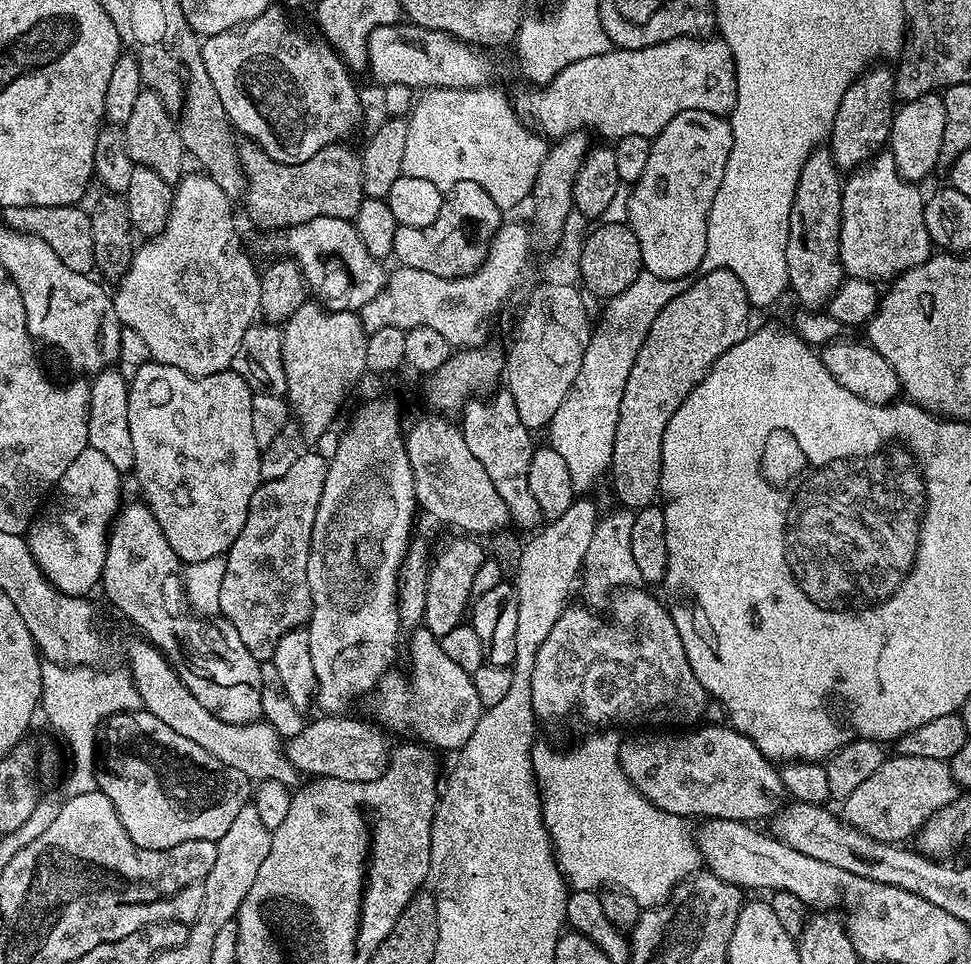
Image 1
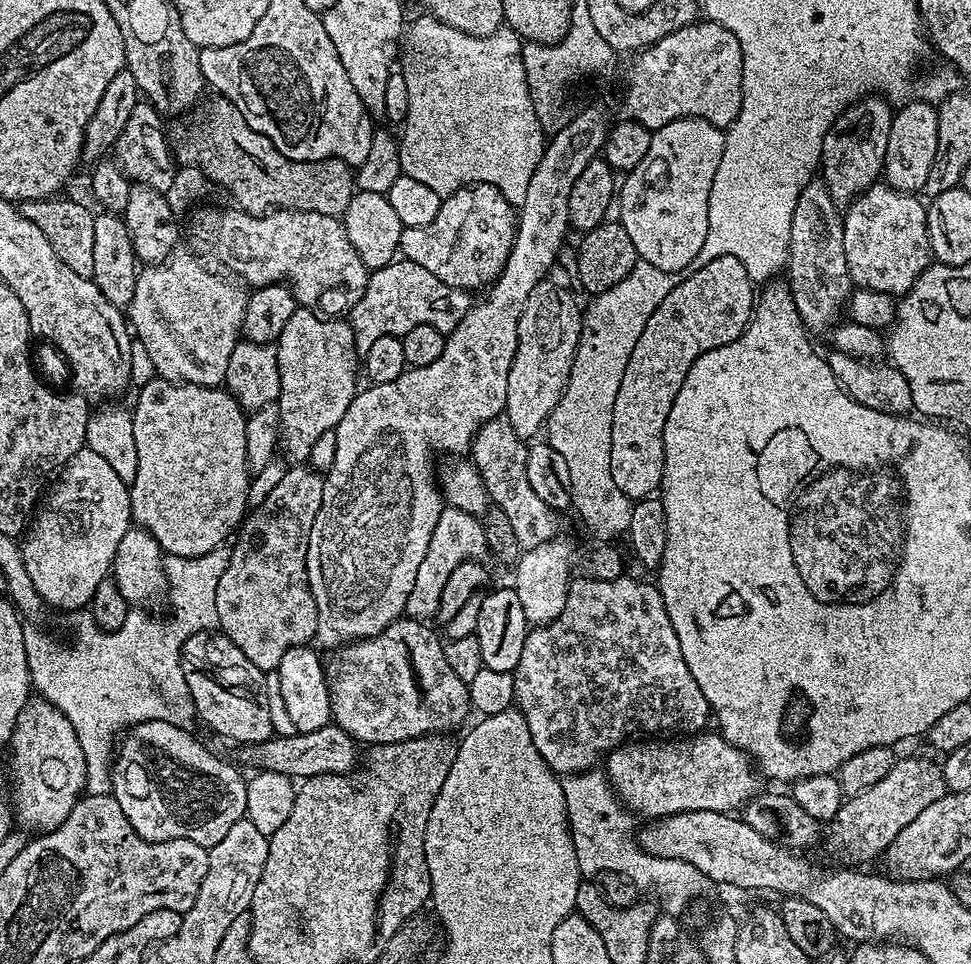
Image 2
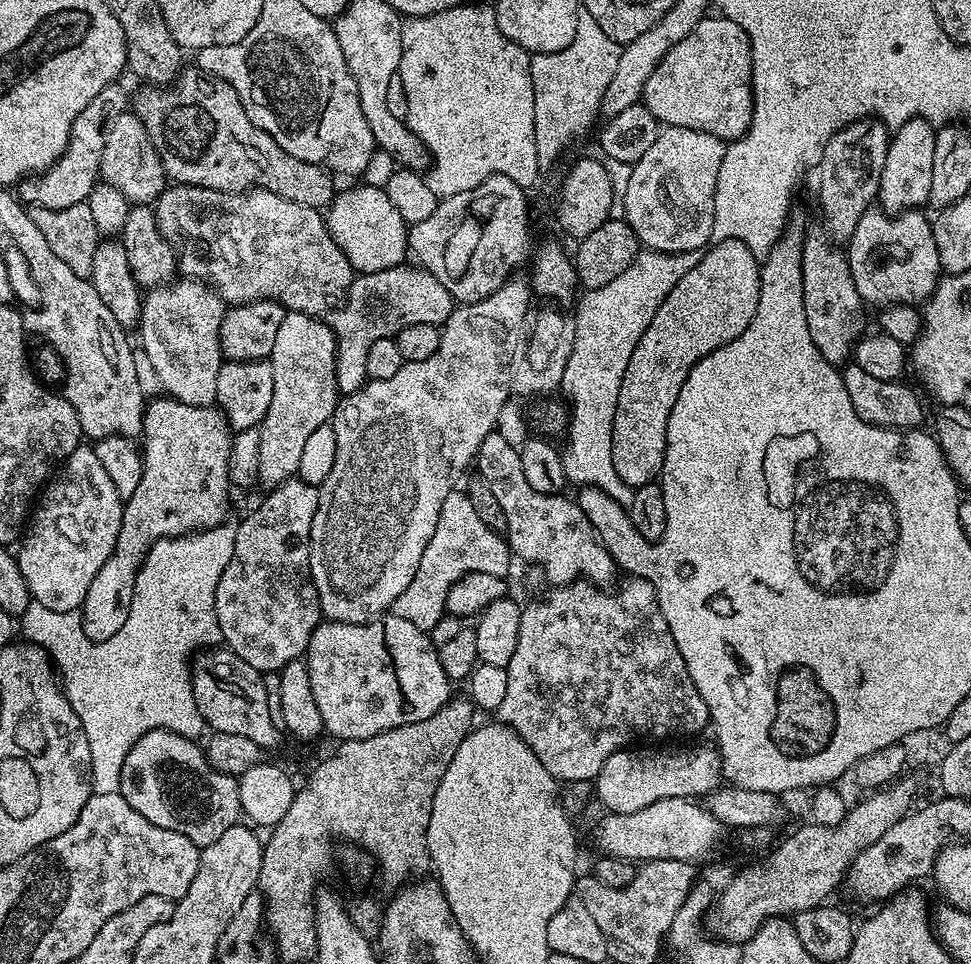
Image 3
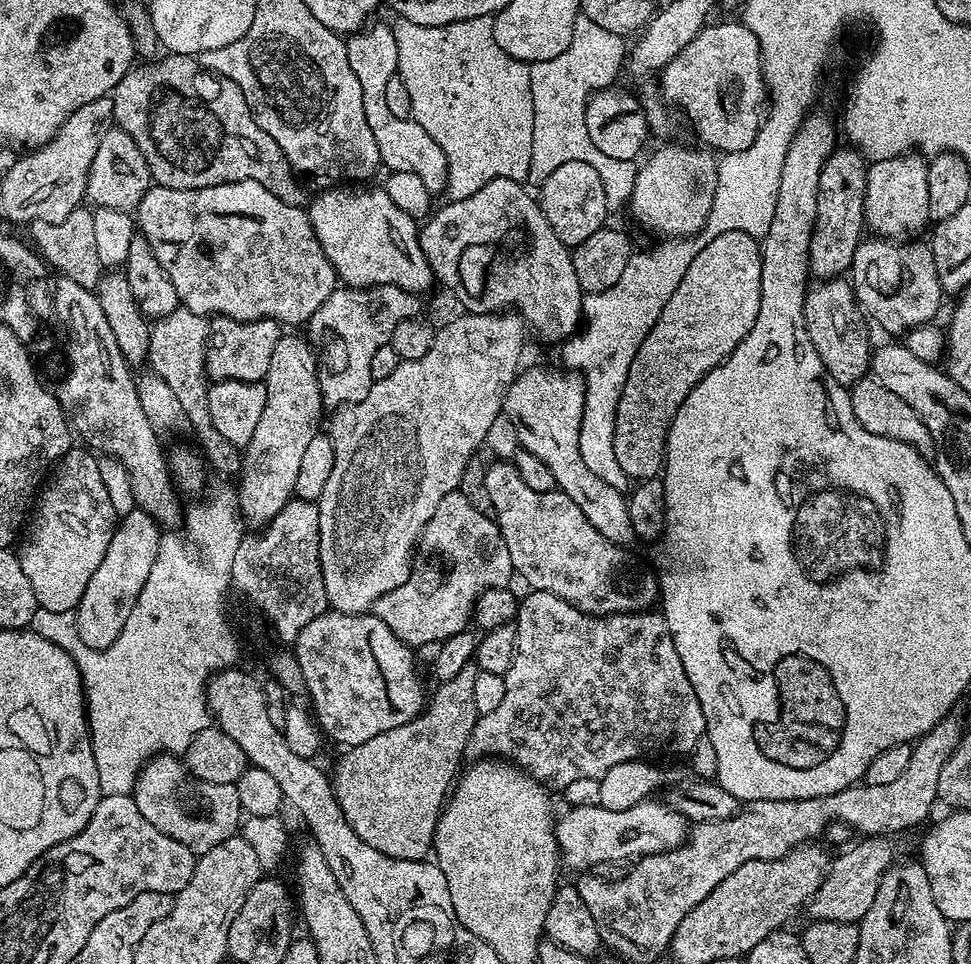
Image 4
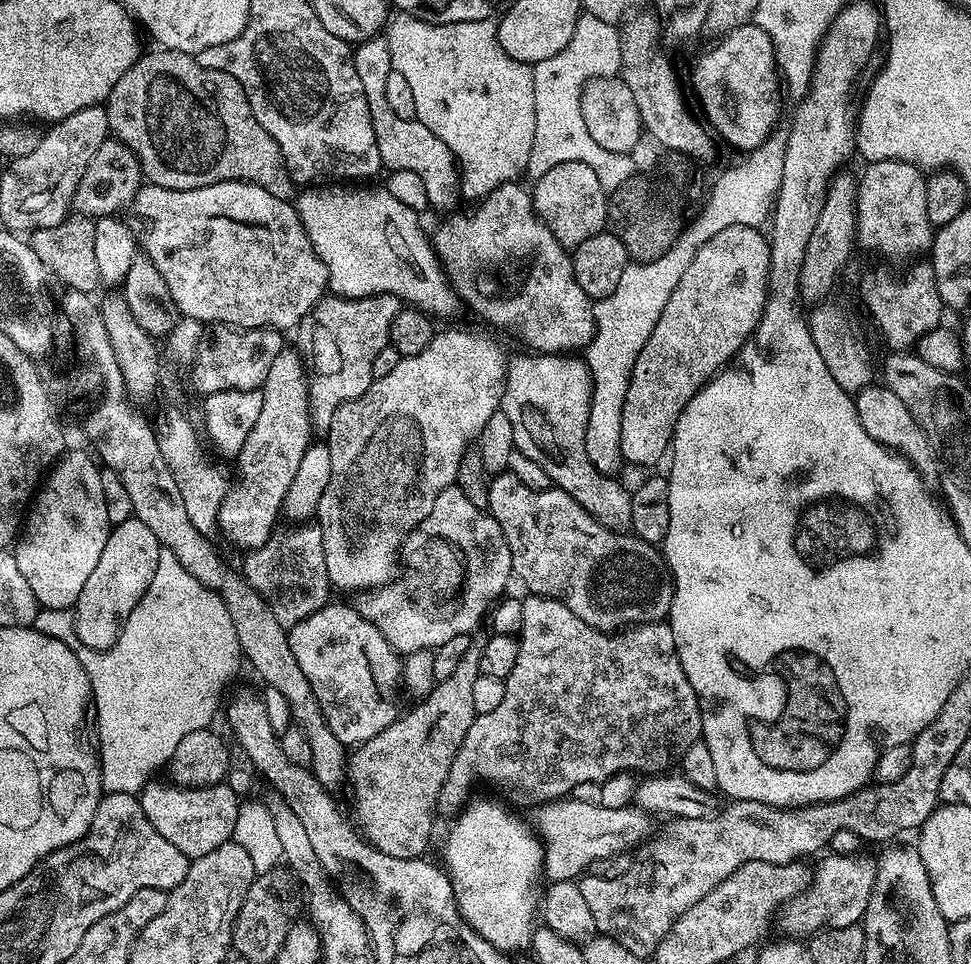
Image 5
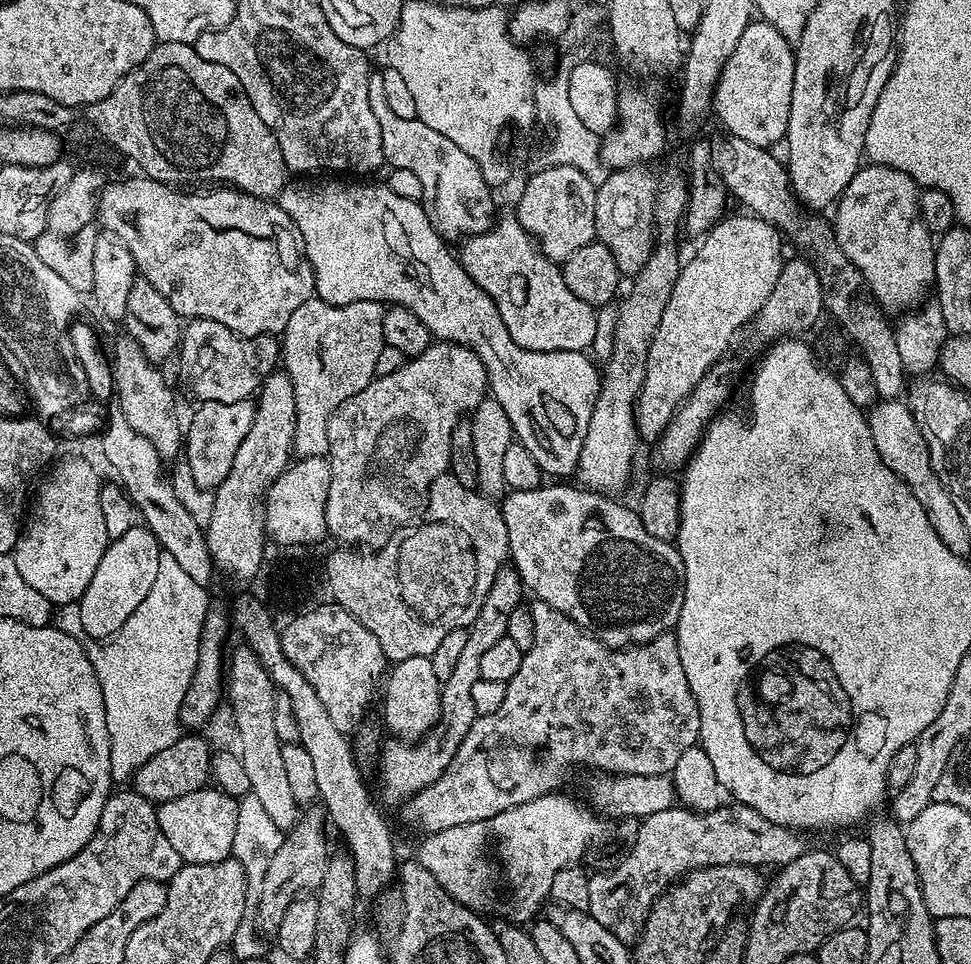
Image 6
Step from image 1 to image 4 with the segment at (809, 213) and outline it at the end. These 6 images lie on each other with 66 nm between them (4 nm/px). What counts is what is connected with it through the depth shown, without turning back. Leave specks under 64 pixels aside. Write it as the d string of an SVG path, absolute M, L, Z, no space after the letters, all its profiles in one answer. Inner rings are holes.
M833 278L813 283L805 293L803 318L814 350L818 351L823 366L839 385L850 388L869 373L872 345L866 314L847 279Z

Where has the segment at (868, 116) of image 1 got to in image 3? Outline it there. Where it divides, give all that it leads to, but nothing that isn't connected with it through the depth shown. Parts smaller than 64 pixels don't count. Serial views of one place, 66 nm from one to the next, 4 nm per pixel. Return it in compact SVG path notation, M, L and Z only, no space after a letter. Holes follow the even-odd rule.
M861 118L835 132L826 142L818 165L820 212L824 215L822 228L832 242L850 239L854 226L858 226L858 218L873 207L880 191L882 166L886 166L889 139L890 130L881 120Z

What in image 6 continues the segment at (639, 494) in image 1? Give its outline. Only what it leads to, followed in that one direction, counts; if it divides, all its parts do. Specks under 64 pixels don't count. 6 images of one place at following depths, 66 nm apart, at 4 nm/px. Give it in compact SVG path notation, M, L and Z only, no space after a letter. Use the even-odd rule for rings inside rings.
M744 214L746 216L725 215L717 220L716 225L699 241L700 249L693 254L692 257L683 261L678 278L674 282L674 290L670 290L670 298L666 302L666 310L662 310L662 318L658 322L658 330L654 330L654 338L650 342L650 350L646 358L646 372L644 381L640 387L640 395L636 398L636 431L641 441L649 440L655 442L660 439L660 435L666 430L666 426L674 418L674 414L680 409L680 405L688 399L688 395L694 390L694 386L698 386L698 382L702 382L702 378L708 373L717 362L725 359L728 347L732 344L732 339L736 336L736 331L740 327L751 325L752 319L758 314L758 310L762 308L766 302L766 298L770 298L770 290L774 290L774 282L778 282L778 274L782 267L782 255L780 256L780 236L782 232L779 227L768 224L762 218L753 214Z

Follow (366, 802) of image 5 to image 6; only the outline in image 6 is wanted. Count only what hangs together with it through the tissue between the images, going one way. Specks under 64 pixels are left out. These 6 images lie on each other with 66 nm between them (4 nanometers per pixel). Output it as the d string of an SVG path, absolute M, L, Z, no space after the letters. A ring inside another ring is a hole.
M512 566L498 570L486 598L482 602L482 610L478 610L478 618L469 624L466 643L454 666L450 678L442 681L440 690L440 717L426 735L415 742L392 738L381 747L378 753L380 760L380 796L388 804L403 805L404 801L416 795L426 786L430 786L450 766L454 754L458 754L458 746L462 746L462 738L470 734L470 726L476 721L474 710L474 682L480 679L480 667L486 650L491 650L501 638L508 635L506 622L510 620L511 611L521 607L520 592L522 585L520 575Z

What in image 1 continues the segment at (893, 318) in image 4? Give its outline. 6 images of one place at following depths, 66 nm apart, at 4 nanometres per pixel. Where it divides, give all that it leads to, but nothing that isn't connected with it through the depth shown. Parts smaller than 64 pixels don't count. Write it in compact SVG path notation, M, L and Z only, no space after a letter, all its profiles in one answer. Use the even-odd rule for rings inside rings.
M877 154L868 161L867 164L861 164L843 181L843 192L841 194L841 228L840 228L840 260L841 266L845 273L851 278L862 278L873 282L891 282L896 277L901 276L906 270L917 268L922 262L926 262L928 257L933 255L934 245L930 234L926 230L926 222L924 221L924 202L926 199L925 193L920 193L915 183L911 180L904 180L898 174L898 170L894 166L894 158L891 154Z

